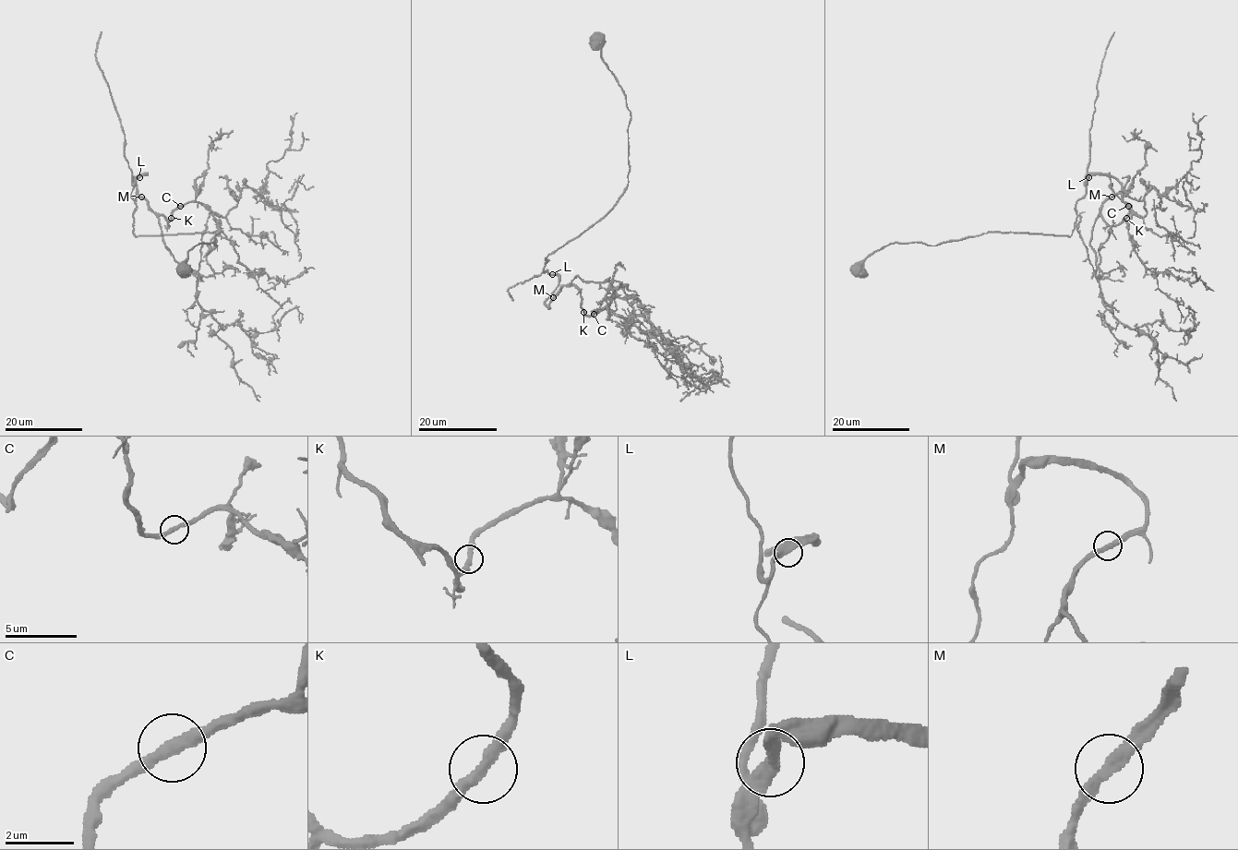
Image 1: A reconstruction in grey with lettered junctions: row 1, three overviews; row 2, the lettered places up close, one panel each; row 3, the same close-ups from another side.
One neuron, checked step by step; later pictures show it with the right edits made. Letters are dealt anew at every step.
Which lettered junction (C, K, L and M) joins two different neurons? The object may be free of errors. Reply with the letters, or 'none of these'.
none of these

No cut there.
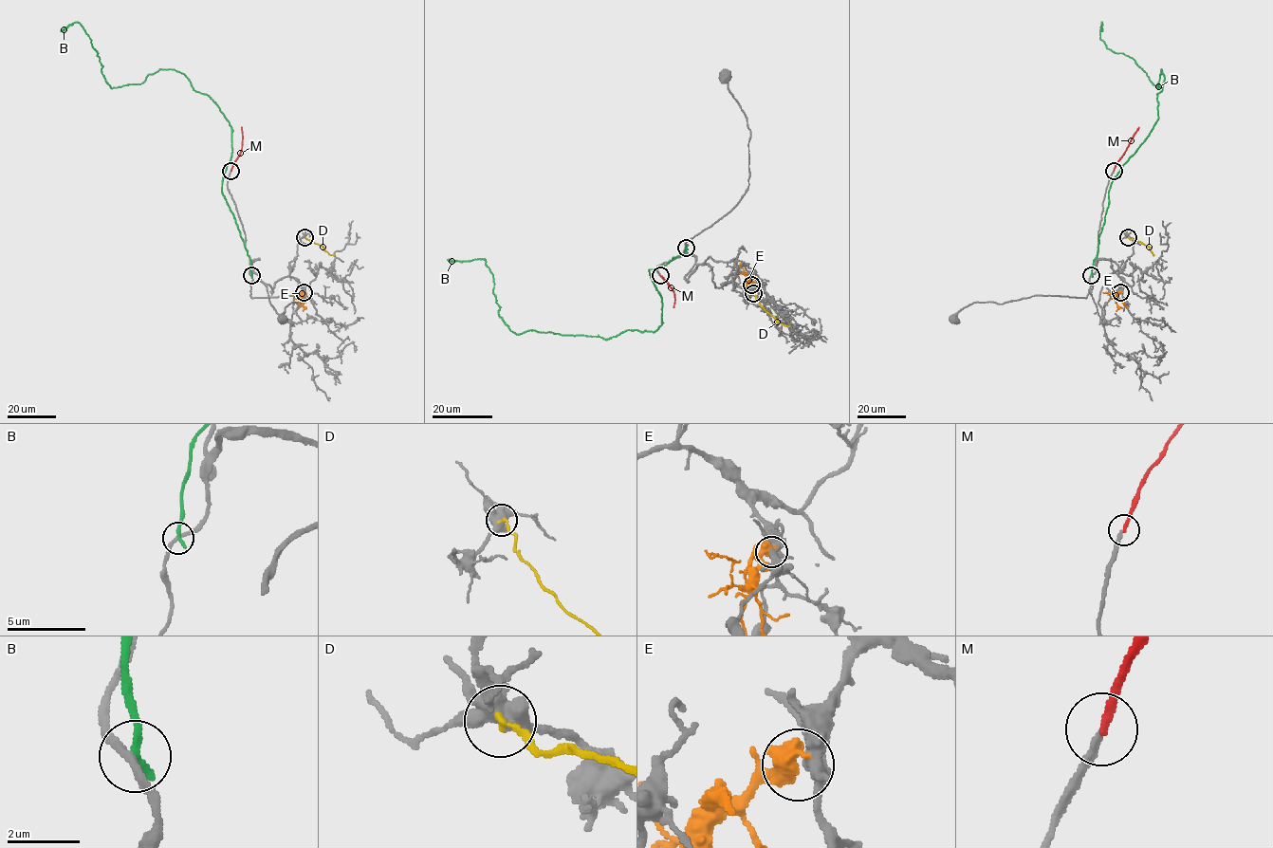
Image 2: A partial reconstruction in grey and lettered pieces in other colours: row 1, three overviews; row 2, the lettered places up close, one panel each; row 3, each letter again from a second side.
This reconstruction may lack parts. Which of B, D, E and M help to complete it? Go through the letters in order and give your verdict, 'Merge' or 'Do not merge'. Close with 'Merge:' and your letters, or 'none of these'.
B: Do not merge
D: Do not merge
E: Do not merge
M: Merge
Merge: M

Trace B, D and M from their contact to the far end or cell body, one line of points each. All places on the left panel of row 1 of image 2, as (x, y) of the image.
B: (251, 275), (222, 193), (231, 127), (217, 104), (171, 69), (113, 87), (83, 27), (77, 22), (61, 31)
D: (304, 237), (334, 255)
M: (230, 170), (242, 149), (241, 127)

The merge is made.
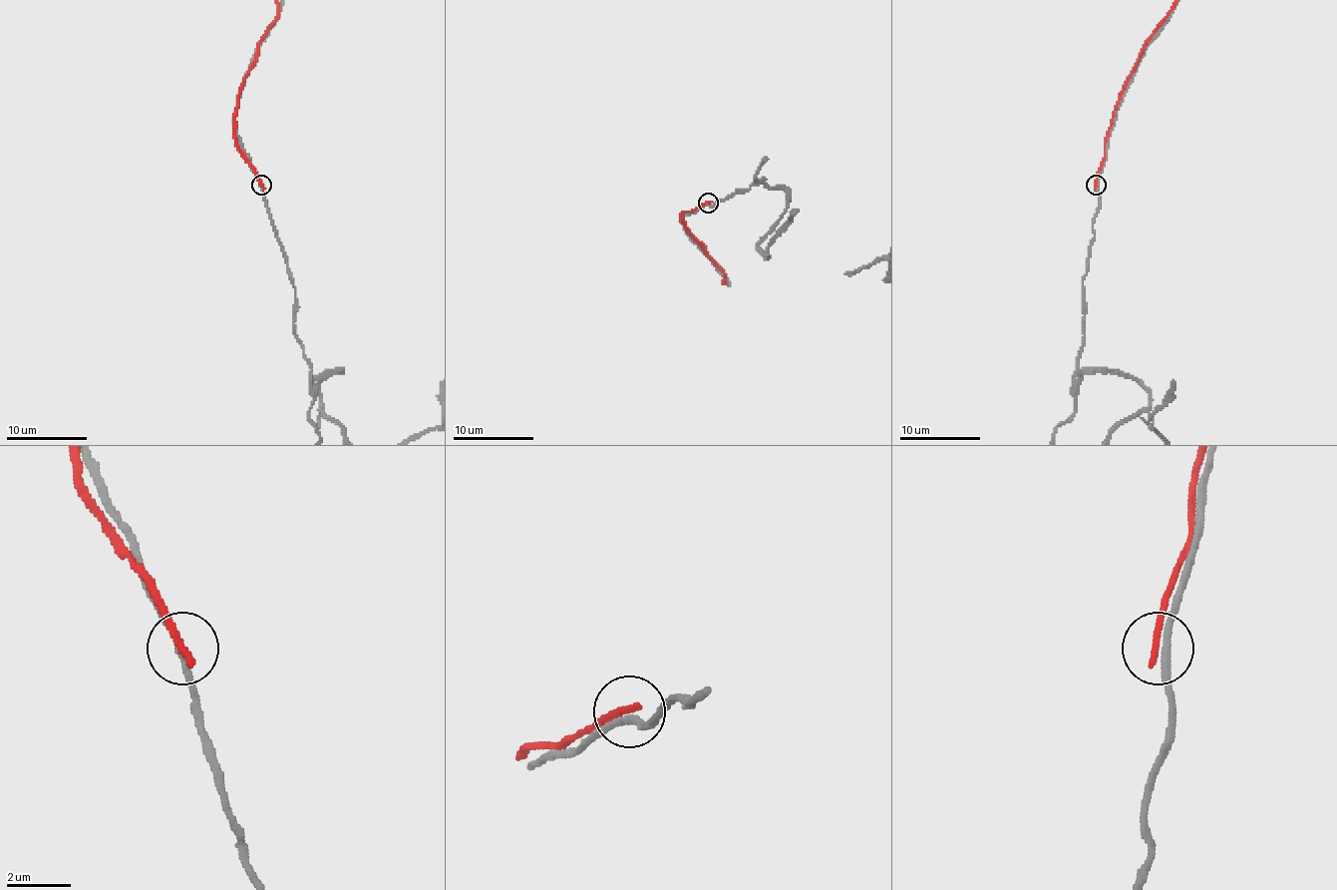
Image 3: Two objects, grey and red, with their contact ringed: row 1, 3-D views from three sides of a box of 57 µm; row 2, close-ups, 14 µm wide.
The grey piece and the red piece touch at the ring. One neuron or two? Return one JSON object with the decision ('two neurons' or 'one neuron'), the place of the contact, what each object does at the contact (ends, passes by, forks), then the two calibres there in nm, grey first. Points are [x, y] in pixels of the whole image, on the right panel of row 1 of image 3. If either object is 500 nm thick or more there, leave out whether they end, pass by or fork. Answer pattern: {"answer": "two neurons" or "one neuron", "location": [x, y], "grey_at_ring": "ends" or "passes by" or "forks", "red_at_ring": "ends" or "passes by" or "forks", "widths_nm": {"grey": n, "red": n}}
{"answer": "two neurons", "location": [1096, 185], "grey_at_ring": "passes by", "red_at_ring": "ends", "widths_nm": {"grey": 220, "red": 240}}

